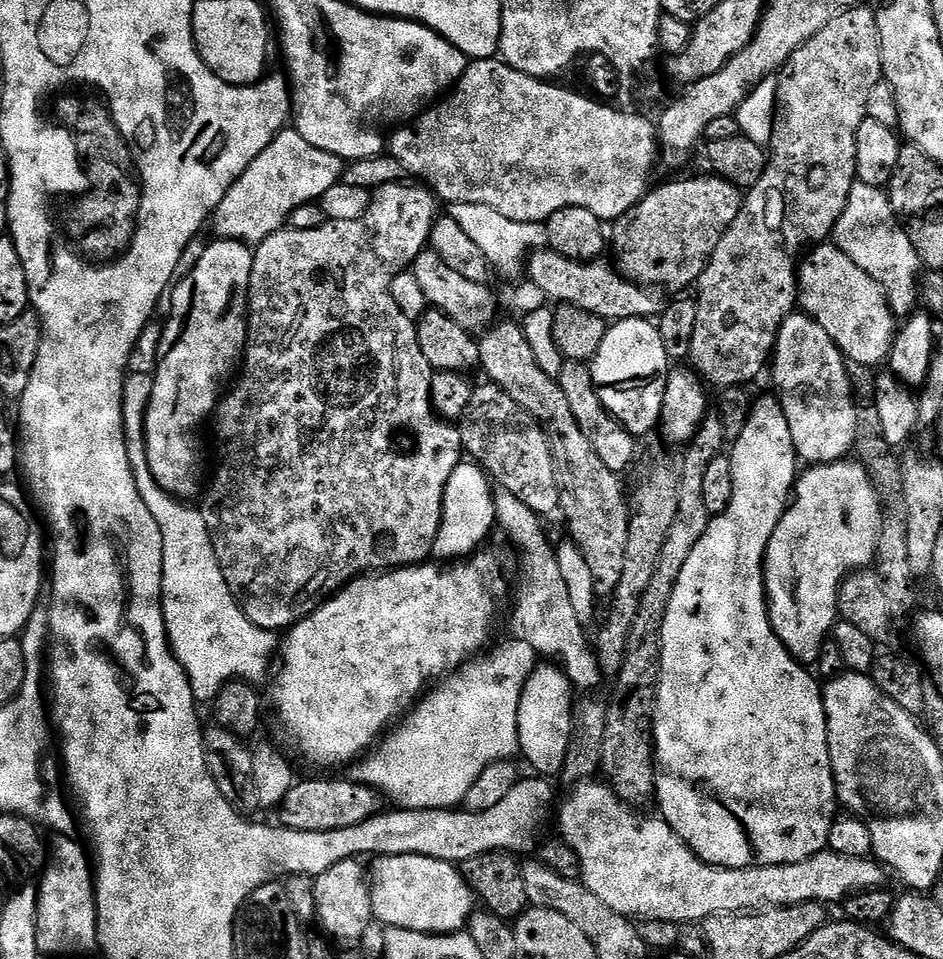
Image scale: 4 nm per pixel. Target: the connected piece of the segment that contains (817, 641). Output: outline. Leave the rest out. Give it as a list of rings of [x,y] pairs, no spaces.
[[[847,459],[833,464],[813,464],[797,475],[791,500],[764,553],[764,591],[774,634],[802,665],[815,665],[825,640],[838,619],[840,586],[849,572],[869,567],[876,559],[880,534],[880,499],[866,478],[848,480]]]

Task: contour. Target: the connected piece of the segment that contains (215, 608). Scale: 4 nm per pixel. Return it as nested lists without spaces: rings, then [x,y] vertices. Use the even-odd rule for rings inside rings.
[[[132,370],[125,375],[123,410],[126,446],[142,502],[146,502],[150,514],[154,514],[154,522],[158,522],[158,530],[162,530],[160,605],[164,611],[168,645],[190,678],[196,701],[211,702],[223,684],[229,684],[232,680],[260,682],[264,675],[267,677],[278,652],[278,636],[254,626],[254,622],[250,622],[240,609],[240,603],[232,595],[220,569],[203,511],[199,507],[187,508],[184,505],[187,503],[170,495],[165,488],[160,488],[150,470],[144,423],[155,381],[151,371]]]

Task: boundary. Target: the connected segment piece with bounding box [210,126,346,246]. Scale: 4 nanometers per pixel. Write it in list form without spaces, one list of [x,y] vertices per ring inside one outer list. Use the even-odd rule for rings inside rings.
[[[285,127],[274,138],[274,142],[270,142],[270,146],[266,146],[266,150],[262,150],[262,154],[258,154],[258,158],[254,158],[250,166],[246,166],[246,170],[232,183],[230,190],[226,190],[226,198],[218,202],[210,217],[211,227],[216,227],[215,235],[221,240],[241,240],[249,246],[261,244],[289,223],[292,212],[298,210],[298,206],[319,202],[322,194],[330,190],[330,186],[341,183],[345,167],[345,161],[334,154],[318,150],[318,146],[310,146],[310,142],[306,142],[306,138],[302,138],[295,127]]]

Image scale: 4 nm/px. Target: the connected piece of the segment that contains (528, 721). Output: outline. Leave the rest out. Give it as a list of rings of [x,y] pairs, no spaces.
[[[552,662],[541,663],[530,674],[518,706],[518,738],[521,757],[528,759],[533,773],[552,778],[563,769],[574,723],[574,689],[564,669]]]

